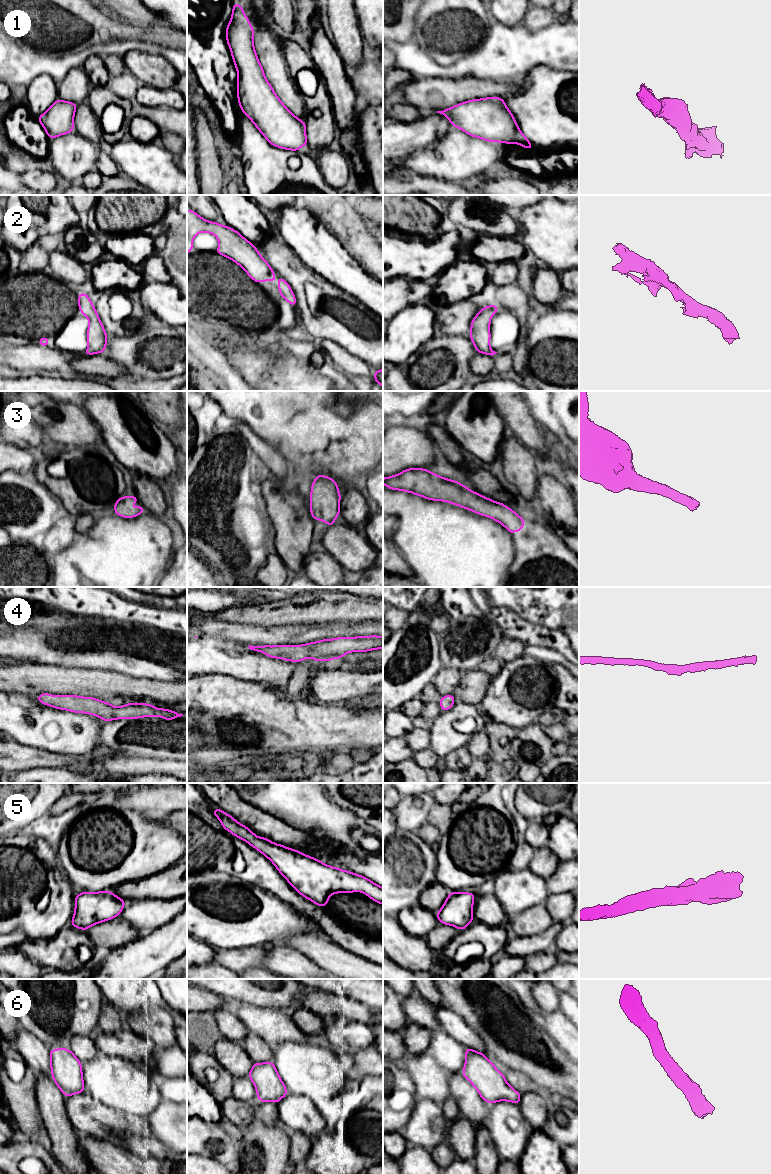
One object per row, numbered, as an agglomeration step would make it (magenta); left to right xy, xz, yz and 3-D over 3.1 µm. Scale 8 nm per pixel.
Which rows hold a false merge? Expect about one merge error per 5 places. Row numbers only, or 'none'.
none

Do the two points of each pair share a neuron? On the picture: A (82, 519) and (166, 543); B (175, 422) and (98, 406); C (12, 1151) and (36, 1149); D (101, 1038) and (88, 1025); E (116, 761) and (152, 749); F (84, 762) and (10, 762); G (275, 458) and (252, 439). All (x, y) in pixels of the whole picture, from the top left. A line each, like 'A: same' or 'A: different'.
A: different
B: different
C: same
D: different
E: different
F: same
G: same

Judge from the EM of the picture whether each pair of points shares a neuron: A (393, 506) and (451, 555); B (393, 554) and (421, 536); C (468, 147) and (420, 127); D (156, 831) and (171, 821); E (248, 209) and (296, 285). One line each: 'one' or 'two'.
A: one
B: two
C: two
D: two
E: two

